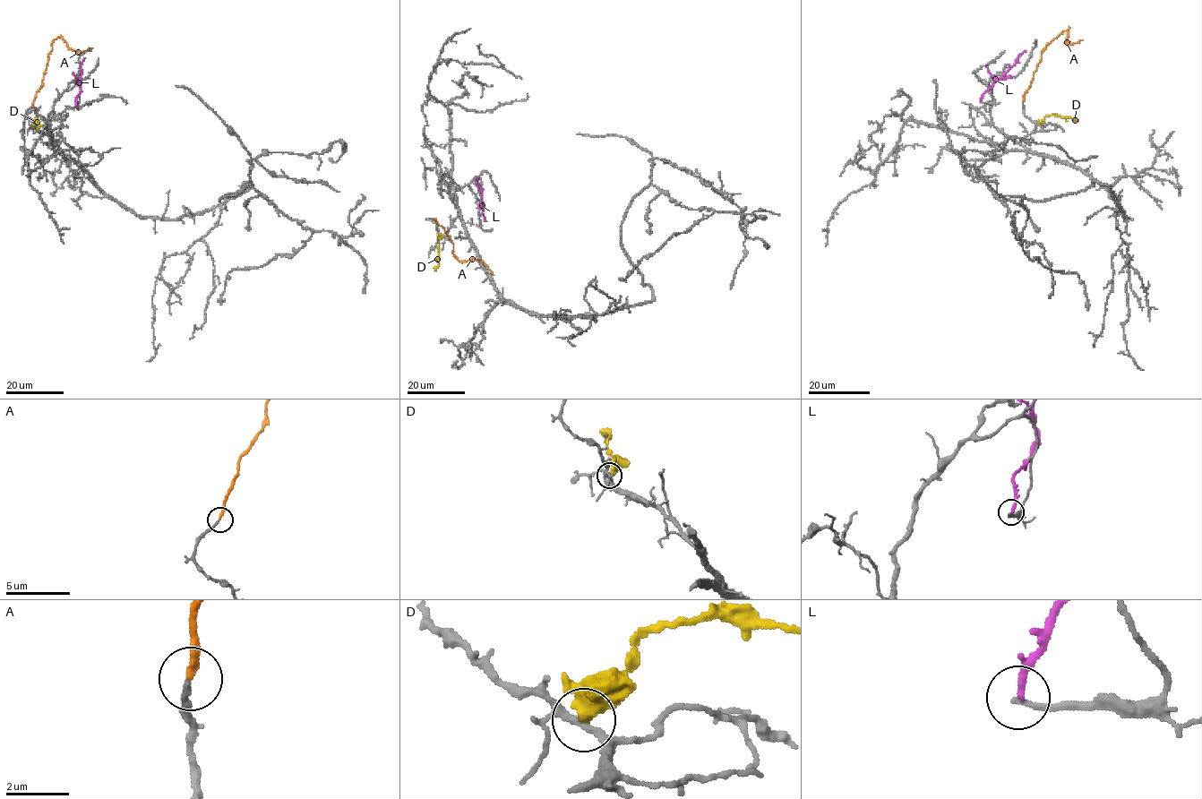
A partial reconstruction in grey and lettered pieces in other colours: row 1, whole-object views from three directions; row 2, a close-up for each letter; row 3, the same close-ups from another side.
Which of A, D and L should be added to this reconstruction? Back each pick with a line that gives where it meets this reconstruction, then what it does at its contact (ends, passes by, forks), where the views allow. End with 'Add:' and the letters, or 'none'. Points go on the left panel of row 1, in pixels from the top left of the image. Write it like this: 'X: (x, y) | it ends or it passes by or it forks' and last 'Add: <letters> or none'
A: (31, 107) | it ends
Add: A

